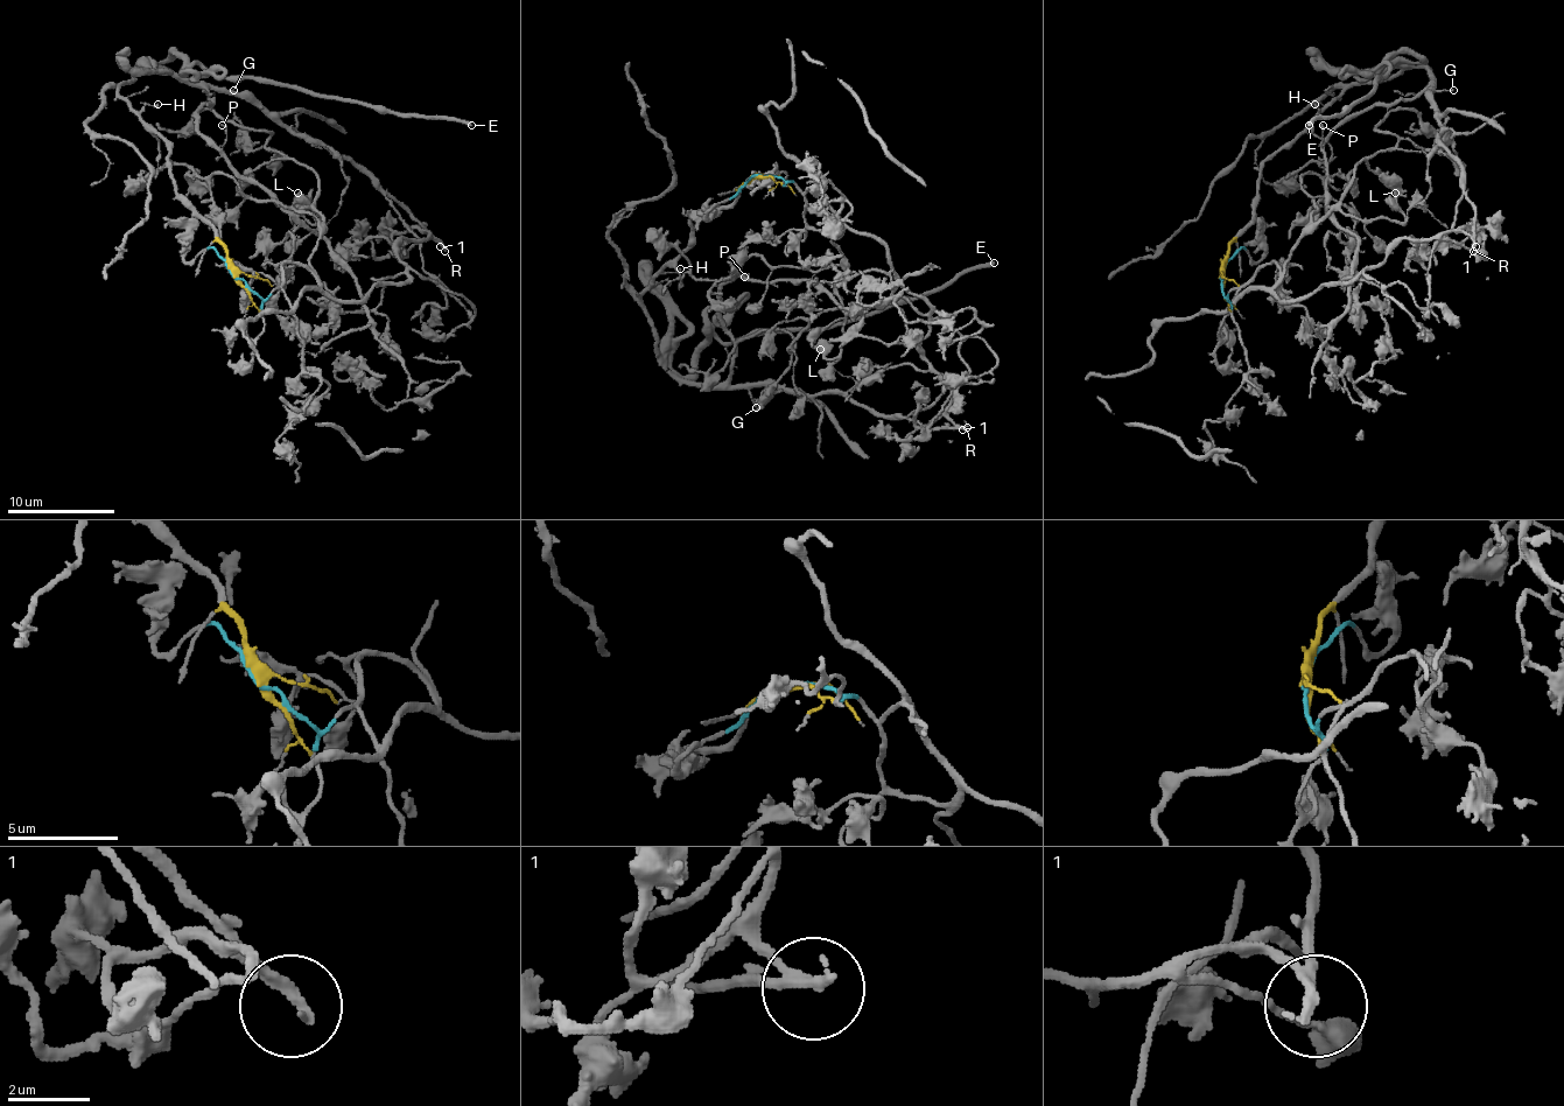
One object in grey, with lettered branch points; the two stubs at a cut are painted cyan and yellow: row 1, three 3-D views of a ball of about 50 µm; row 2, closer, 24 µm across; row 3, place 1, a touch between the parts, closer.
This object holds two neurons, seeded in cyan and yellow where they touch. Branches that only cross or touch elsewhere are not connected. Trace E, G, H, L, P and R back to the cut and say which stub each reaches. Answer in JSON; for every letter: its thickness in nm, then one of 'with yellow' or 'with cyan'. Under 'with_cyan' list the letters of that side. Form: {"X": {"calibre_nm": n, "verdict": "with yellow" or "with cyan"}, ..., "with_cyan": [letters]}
{"E": {"calibre_nm": 300, "verdict": "with yellow"}, "G": {"calibre_nm": 130, "verdict": "with yellow"}, "H": {"calibre_nm": 140, "verdict": "with yellow"}, "L": {"calibre_nm": 440, "verdict": "with cyan"}, "P": {"calibre_nm": 150, "verdict": "with yellow"}, "R": {"calibre_nm": 240, "verdict": "with yellow"}, "with_cyan": ["L"]}

